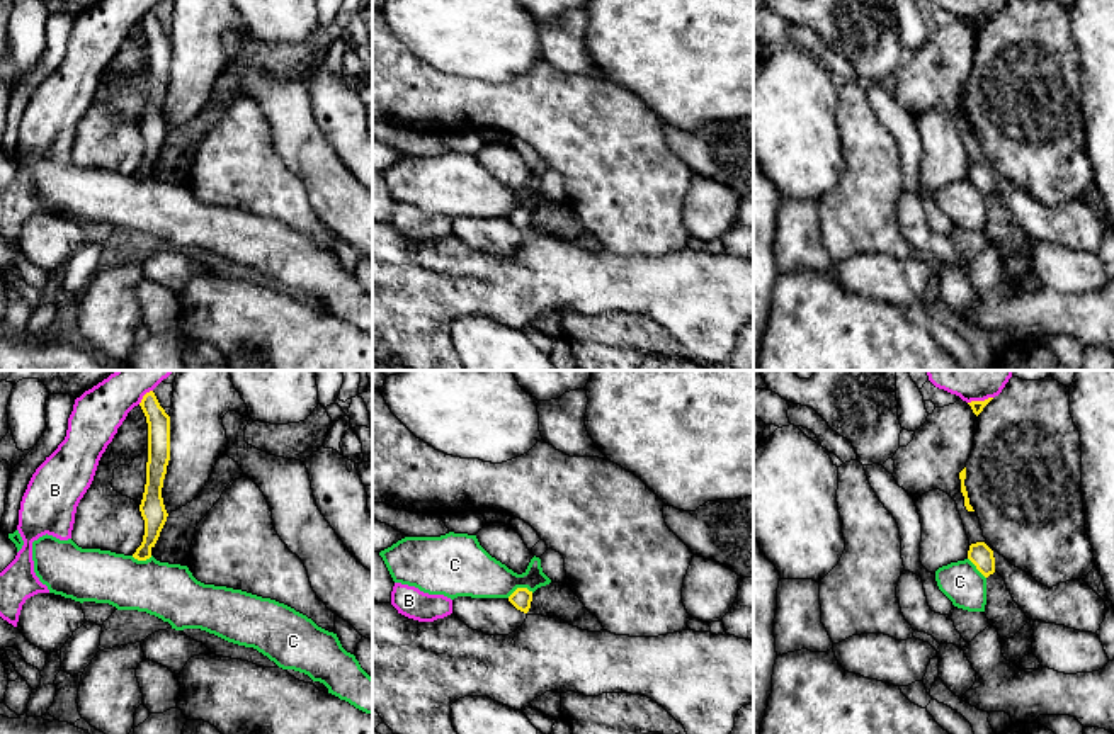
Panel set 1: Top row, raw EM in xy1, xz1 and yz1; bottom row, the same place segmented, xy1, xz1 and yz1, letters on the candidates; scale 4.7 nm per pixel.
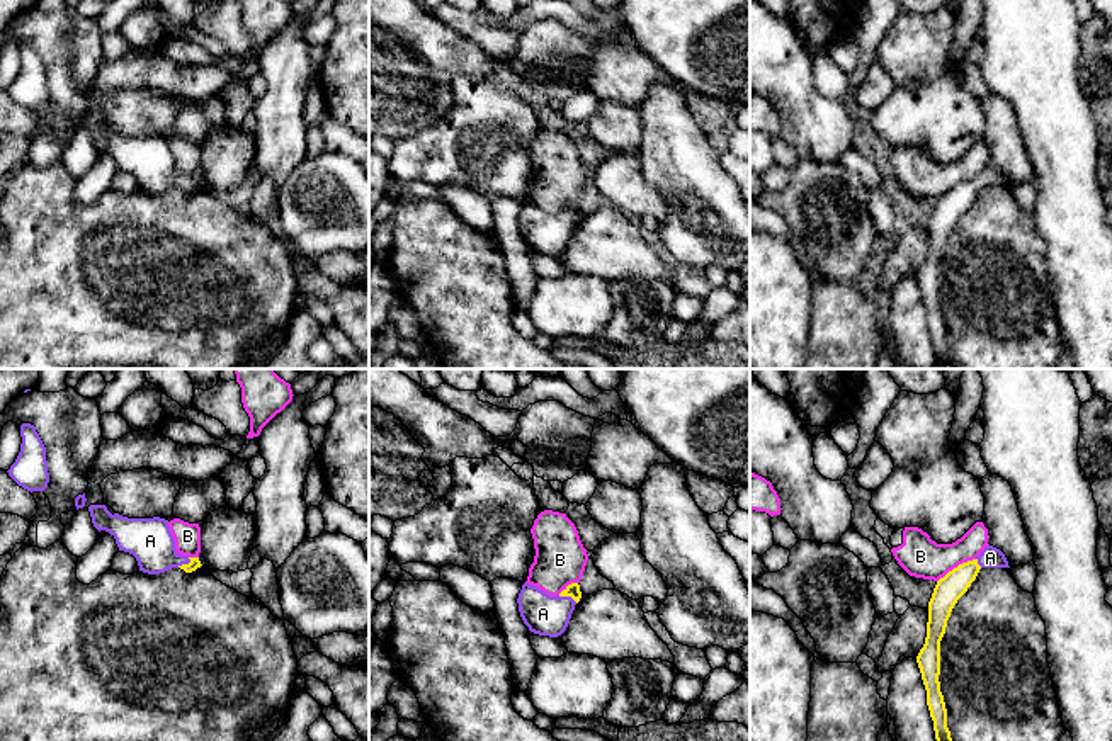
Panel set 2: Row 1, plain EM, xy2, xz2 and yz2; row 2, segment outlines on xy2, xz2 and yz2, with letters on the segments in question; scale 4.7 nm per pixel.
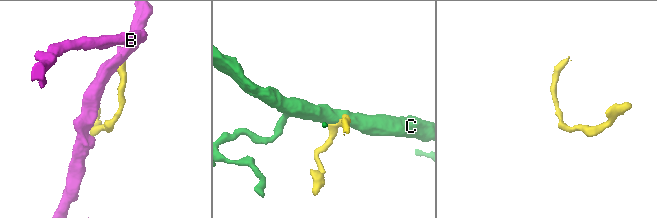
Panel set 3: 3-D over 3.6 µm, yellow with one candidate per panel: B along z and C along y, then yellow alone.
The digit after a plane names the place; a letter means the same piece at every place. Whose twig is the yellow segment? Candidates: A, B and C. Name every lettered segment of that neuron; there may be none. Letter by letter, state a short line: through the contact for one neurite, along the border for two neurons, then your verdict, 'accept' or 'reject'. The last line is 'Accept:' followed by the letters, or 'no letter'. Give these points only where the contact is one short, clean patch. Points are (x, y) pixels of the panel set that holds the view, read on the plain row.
A: line xz2 (572, 209), (568, 214), (550, 233), (543, 233); accept
B: line yz2 (975, 177), (959, 182), (937, 201); reject
C: line xz1 (533, 211), (516, 208), (507, 216); reject
Accept: A

